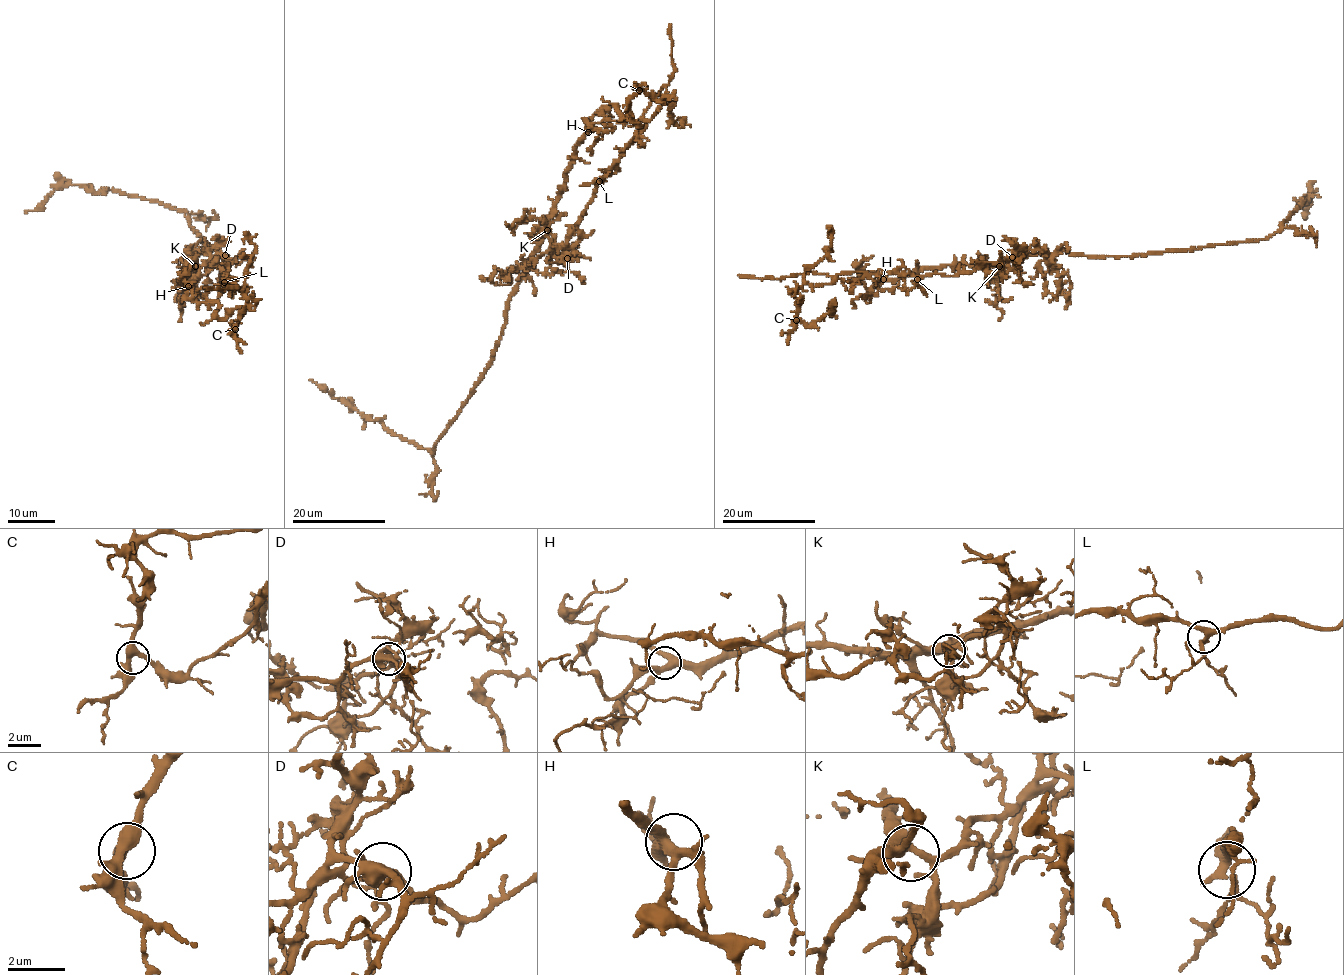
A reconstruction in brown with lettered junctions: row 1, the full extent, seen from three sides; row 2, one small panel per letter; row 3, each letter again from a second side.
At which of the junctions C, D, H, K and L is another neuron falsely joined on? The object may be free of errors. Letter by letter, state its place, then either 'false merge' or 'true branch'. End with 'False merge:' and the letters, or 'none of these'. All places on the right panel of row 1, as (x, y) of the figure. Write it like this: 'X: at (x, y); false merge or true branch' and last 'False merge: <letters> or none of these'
C: at (796, 320); true branch
D: at (1012, 257); false merge
H: at (883, 279); true branch
K: at (999, 266); true branch
L: at (917, 279); true branch
False merge: D

